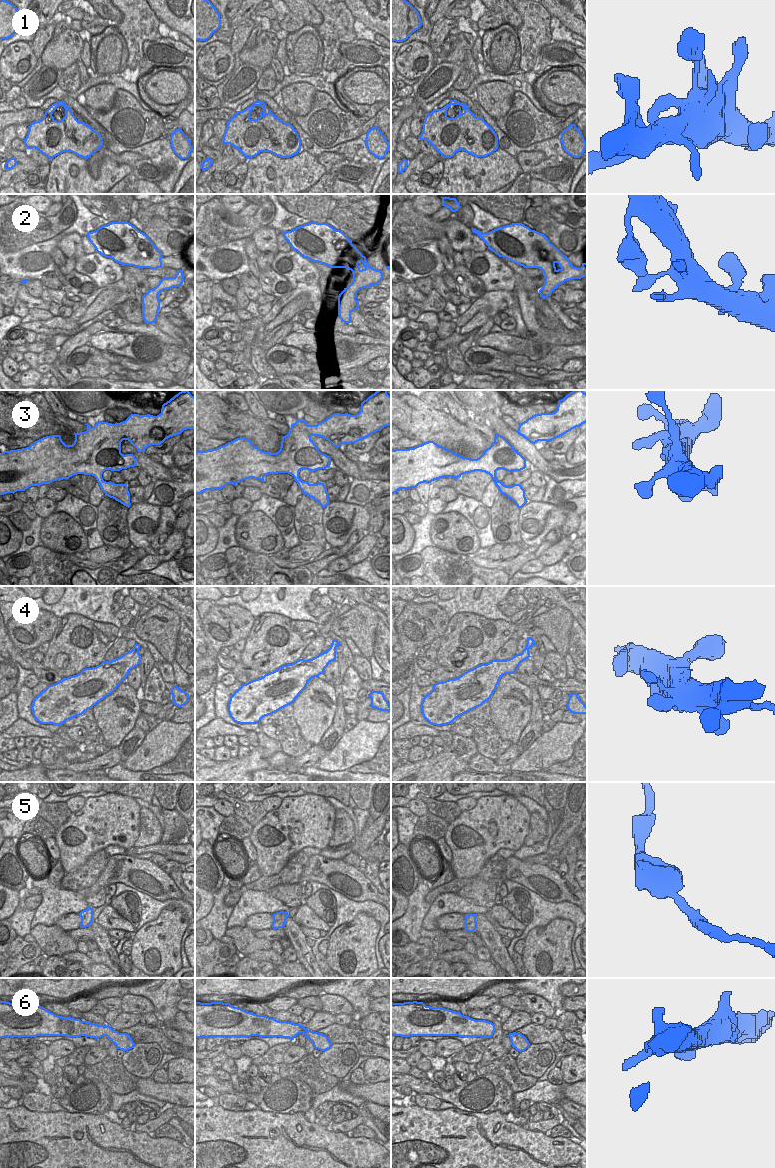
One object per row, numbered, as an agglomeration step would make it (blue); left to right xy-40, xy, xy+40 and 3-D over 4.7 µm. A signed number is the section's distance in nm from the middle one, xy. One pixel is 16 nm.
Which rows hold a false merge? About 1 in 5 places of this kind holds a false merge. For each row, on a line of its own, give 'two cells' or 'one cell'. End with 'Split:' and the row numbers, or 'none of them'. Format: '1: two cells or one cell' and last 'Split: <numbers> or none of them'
1: one cell
2: one cell
3: one cell
4: one cell
5: one cell
6: one cell
Split: none of them

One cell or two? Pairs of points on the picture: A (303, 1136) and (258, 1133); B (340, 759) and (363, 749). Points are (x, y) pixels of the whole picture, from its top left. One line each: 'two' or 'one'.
A: one
B: one

